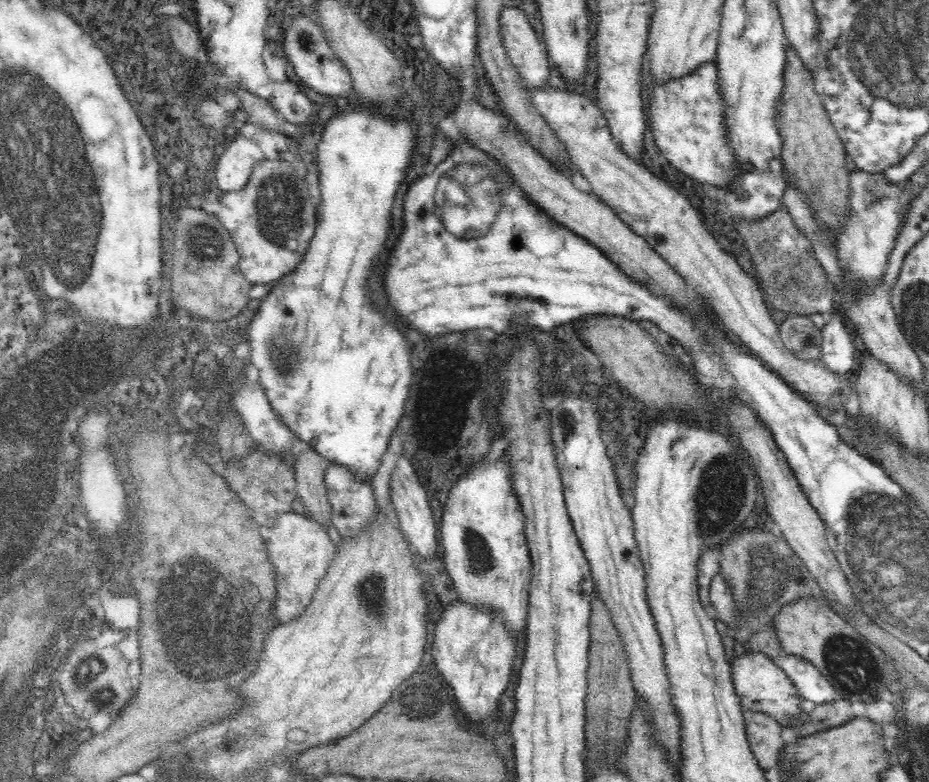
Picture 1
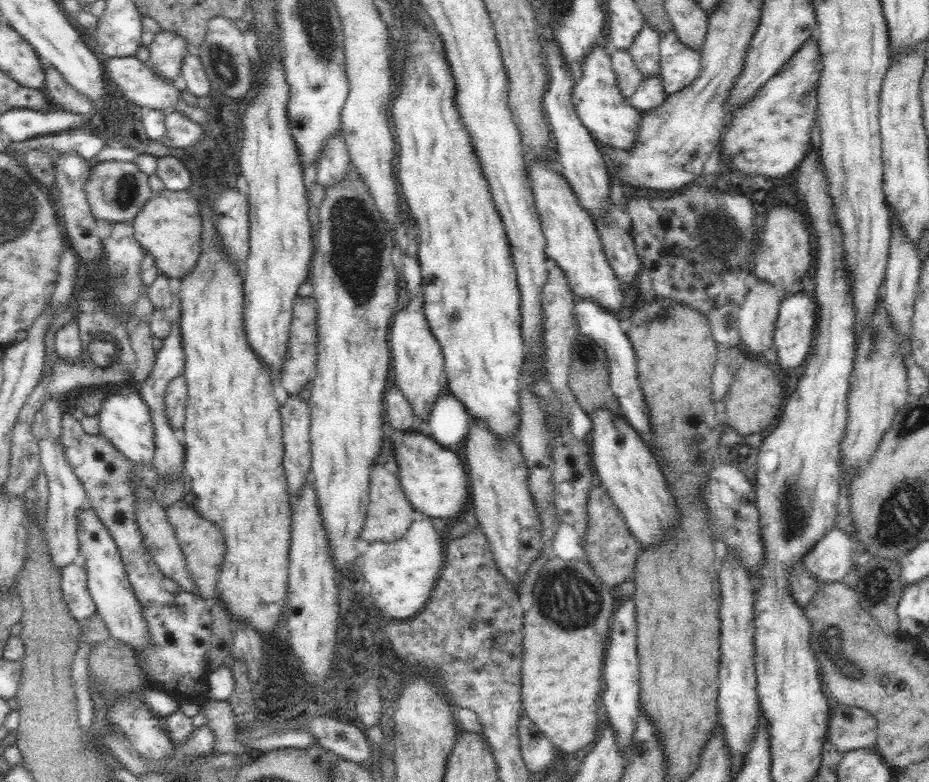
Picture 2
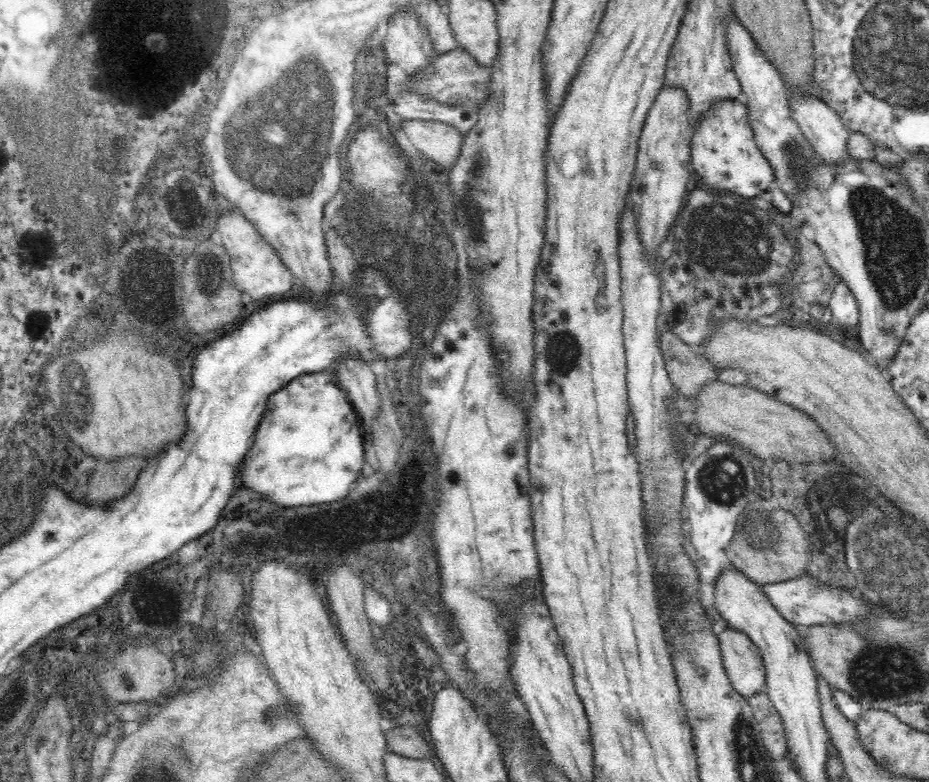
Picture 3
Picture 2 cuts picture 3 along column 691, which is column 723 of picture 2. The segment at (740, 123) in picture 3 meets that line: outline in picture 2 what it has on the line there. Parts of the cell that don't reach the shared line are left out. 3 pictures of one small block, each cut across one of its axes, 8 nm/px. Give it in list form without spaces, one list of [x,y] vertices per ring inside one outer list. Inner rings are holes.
[[[806,39],[796,54],[774,74],[748,104],[740,106],[730,120],[726,137],[719,143],[720,160],[725,169],[745,174],[785,178],[793,175],[812,146],[812,126],[816,120],[818,80],[822,59],[818,41]]]

